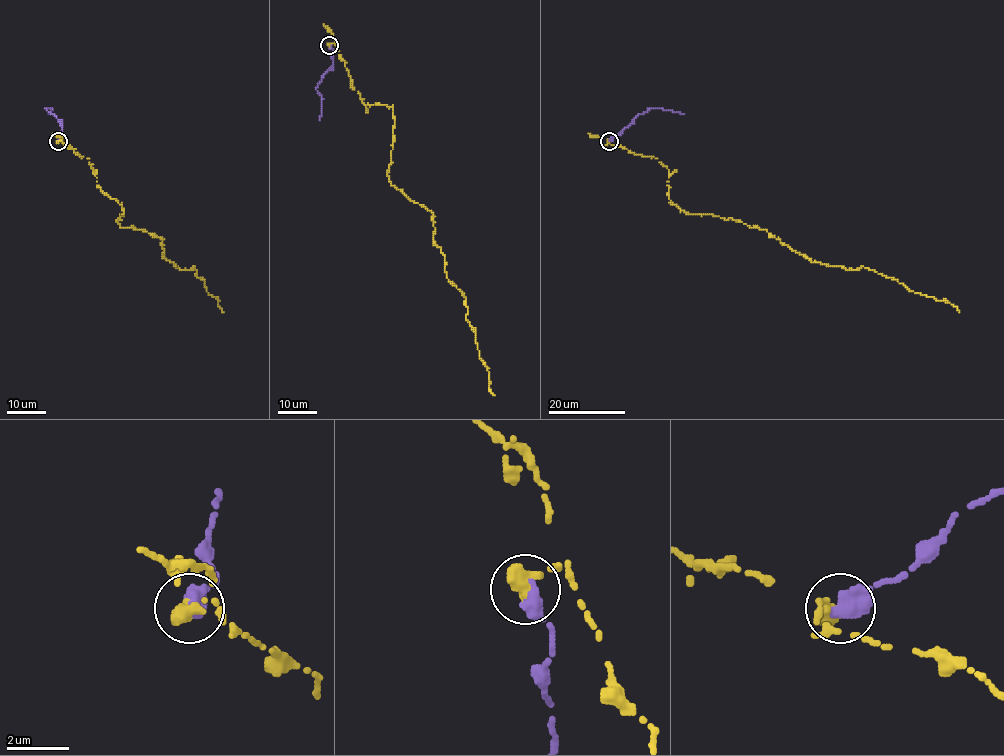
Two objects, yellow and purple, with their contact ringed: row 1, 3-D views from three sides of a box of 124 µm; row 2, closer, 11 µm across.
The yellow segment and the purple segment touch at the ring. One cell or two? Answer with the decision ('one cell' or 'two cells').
two cells

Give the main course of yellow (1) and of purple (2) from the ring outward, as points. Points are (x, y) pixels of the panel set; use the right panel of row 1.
1: (609, 140), (666, 166), (671, 204), (688, 213), (757, 226), (812, 261), (875, 270), (959, 311)
2: (609, 140), (636, 115), (648, 110), (662, 109), (683, 114)

